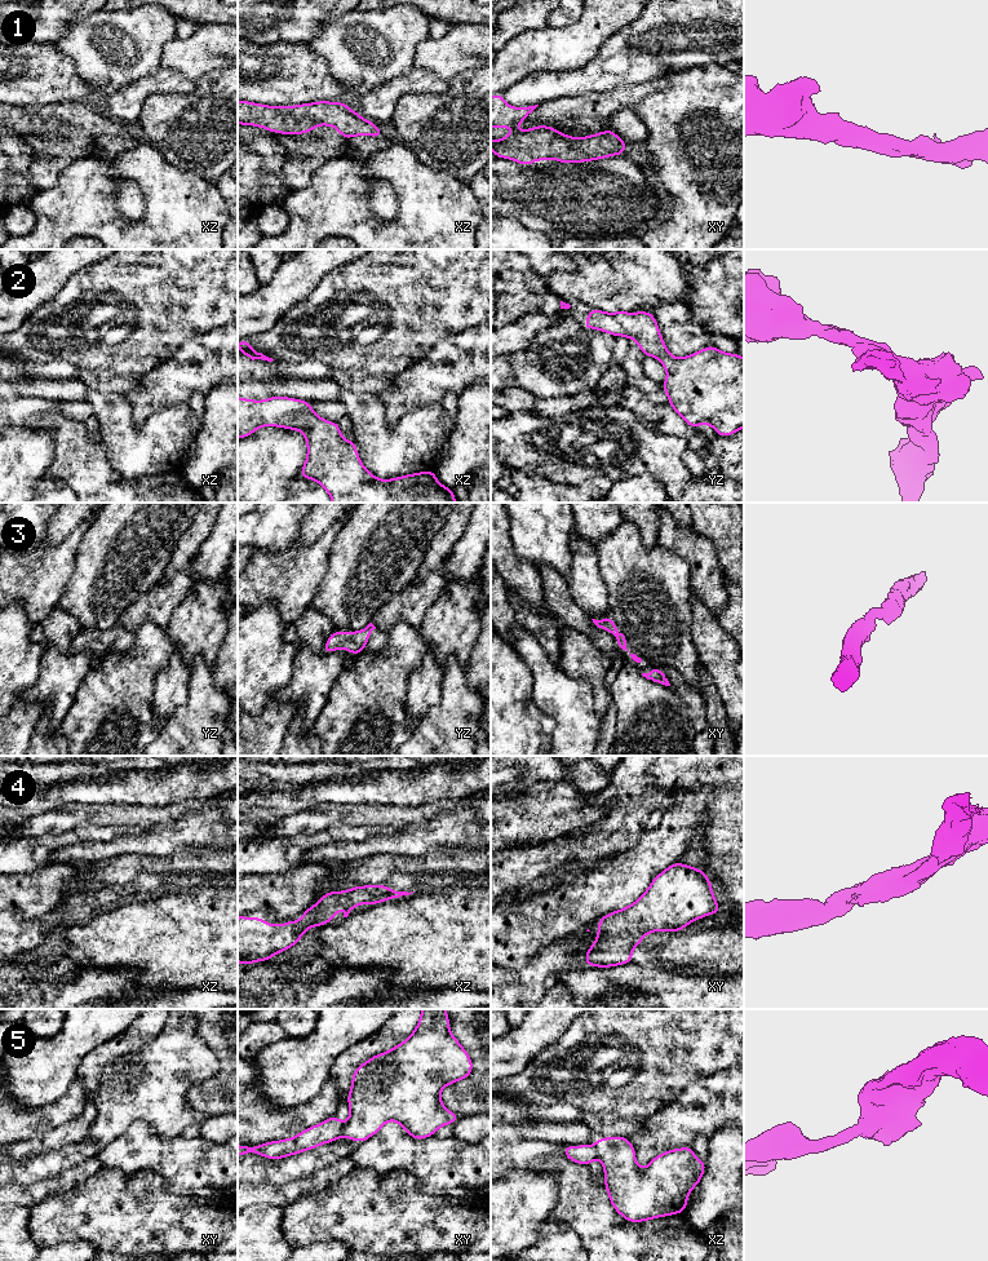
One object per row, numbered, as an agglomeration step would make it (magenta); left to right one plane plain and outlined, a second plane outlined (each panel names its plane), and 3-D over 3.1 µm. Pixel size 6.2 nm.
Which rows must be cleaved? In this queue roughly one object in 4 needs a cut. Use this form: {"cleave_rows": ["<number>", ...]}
{"cleave_rows": ["5"]}

